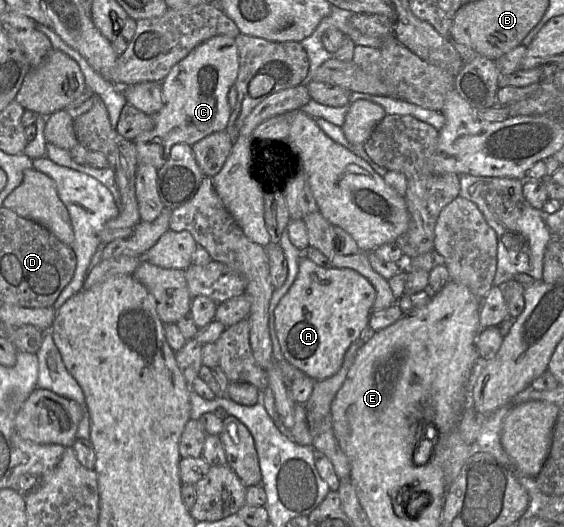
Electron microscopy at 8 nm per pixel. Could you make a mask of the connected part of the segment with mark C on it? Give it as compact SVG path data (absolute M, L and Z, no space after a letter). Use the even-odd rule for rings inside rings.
M218 35L200 43L185 58L172 67L161 82L163 107L152 118L154 127L138 135L135 144L139 164L150 164L160 169L167 161L171 148L178 143L194 145L206 136L225 130L232 112L228 92L239 72L239 54L235 38Z

